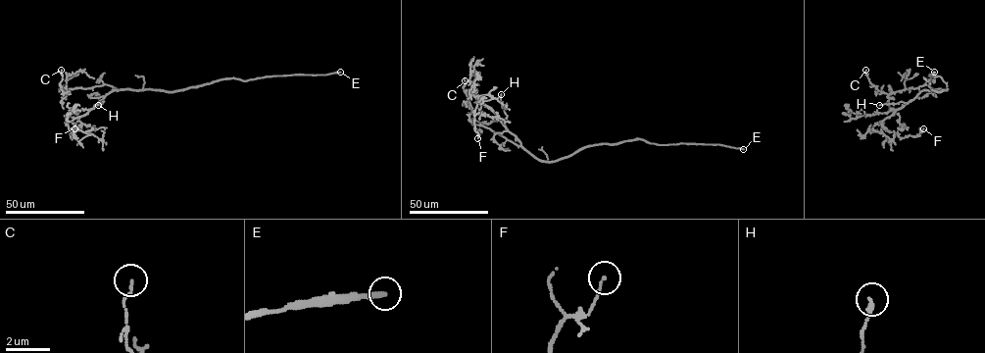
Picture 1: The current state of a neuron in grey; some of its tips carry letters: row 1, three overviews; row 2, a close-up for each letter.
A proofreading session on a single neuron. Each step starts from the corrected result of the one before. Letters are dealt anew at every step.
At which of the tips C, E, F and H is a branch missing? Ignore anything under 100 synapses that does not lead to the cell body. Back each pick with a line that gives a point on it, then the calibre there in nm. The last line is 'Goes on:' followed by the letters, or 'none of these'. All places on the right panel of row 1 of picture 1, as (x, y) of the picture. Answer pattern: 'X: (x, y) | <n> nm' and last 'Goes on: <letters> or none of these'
E: (934, 72) | 240 nm
Goes on: E

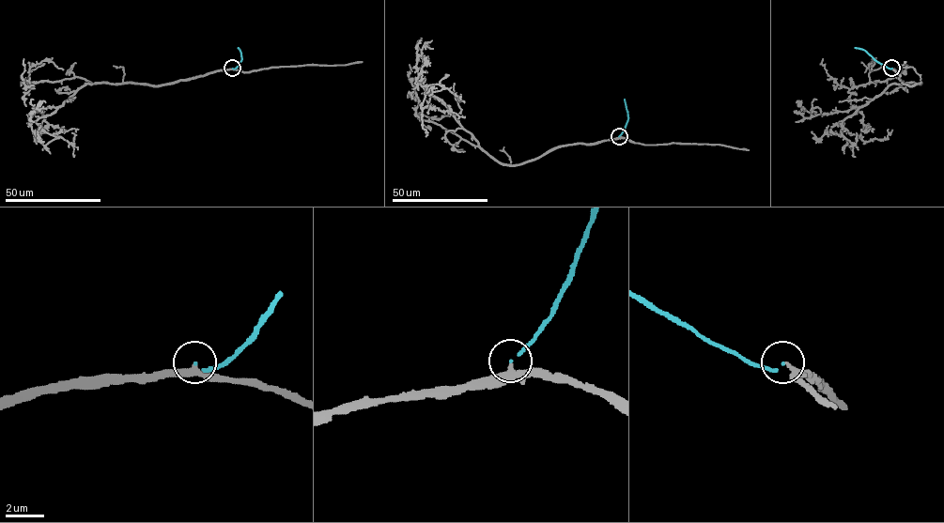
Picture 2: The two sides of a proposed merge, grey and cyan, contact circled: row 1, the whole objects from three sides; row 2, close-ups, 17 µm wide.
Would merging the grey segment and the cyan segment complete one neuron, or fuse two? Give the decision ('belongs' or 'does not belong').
belongs

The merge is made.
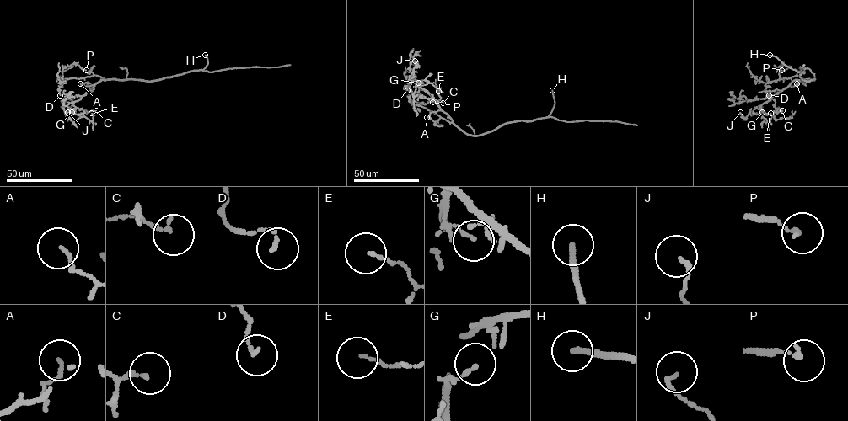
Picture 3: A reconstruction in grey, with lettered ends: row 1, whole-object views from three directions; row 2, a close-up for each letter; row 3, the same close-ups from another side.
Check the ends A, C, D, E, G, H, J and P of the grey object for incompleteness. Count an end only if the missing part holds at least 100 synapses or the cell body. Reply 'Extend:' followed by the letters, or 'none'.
Extend: H

